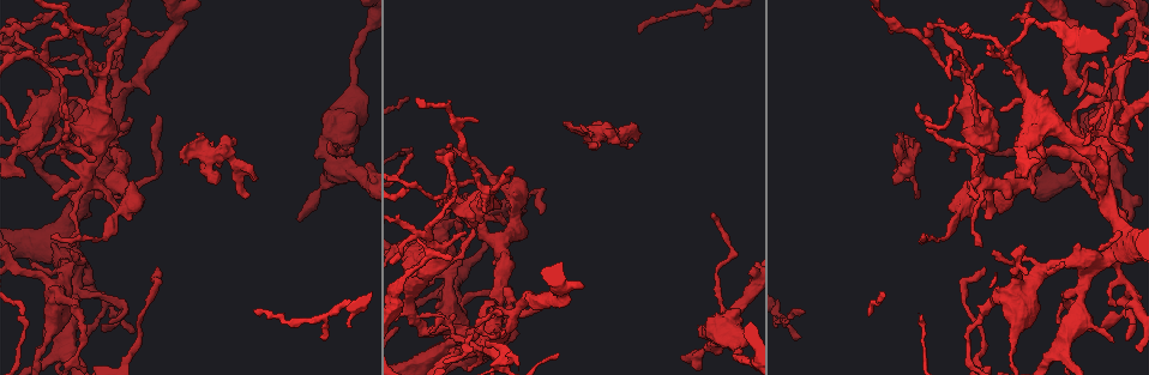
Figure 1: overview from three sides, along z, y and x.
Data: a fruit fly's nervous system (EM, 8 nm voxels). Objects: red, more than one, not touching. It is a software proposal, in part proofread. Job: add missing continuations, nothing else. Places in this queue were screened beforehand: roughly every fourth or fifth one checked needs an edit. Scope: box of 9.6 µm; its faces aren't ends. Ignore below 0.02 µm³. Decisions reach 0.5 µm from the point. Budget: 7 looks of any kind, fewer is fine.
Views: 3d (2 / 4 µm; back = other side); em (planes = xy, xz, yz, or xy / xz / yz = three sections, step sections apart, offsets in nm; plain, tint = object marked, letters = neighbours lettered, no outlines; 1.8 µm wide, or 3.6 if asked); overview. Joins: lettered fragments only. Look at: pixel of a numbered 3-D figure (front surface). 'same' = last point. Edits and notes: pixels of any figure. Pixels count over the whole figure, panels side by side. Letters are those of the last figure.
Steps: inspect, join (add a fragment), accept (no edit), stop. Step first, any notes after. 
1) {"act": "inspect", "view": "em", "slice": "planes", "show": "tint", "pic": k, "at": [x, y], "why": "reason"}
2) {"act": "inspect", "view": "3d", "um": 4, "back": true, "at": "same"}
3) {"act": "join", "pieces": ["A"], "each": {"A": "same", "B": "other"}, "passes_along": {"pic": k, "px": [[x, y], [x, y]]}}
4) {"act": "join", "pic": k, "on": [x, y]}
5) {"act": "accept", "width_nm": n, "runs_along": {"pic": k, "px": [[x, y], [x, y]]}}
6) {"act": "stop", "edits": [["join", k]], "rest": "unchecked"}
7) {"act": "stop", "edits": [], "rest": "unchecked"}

{"act": "inspect", "view": "3d", "um": 4, "back": true, "pic": 1, "at": [1130, 222], "why": "branch stops here"}

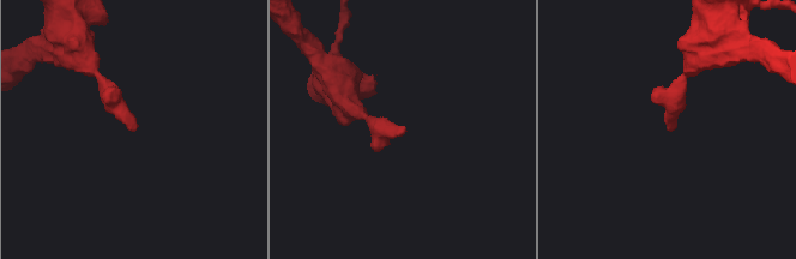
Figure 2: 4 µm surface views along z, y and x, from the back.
{"act": "inspect", "view": "em", "slice": "planes", "show": "tint", "pic": 2, "at": [135, 130]}

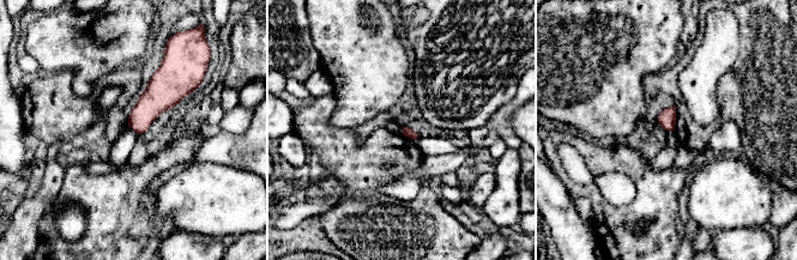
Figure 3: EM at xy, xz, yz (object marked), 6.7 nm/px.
{"act": "inspect", "view": "em", "slice": "planes", "show": "letters", "at": "same"}

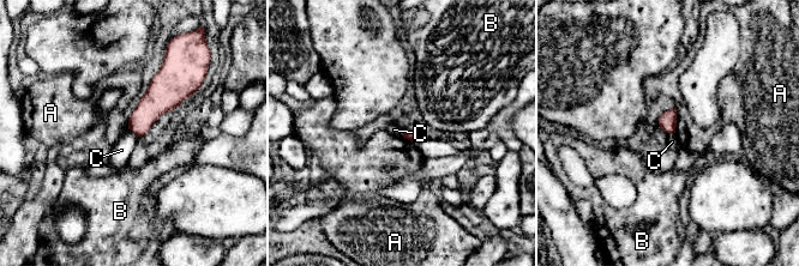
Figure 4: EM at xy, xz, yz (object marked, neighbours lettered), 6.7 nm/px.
{"act": "accept", "each": {"A": "other", "B": "other", "C": "other"}, "border": {"pic": 4, "px": [[127, 128], [137, 137]]}, "found": "none of them fits"}

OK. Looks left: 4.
{"act": "inspect", "view": "3d", "um": 2, "pic": 1, "at": [798, 335], "why": "tapers out"}

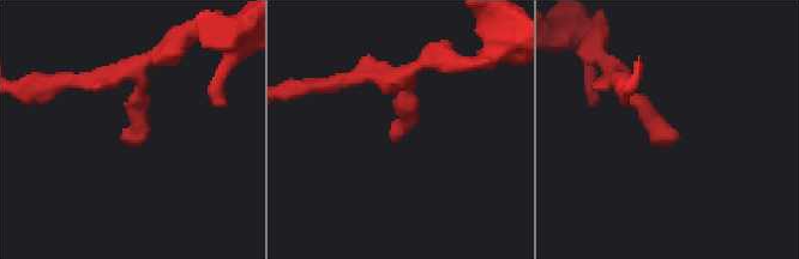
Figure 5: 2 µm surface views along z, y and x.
{"act": "inspect", "view": "em", "um": 3.6, "slice": "planes", "show": "plain", "pic": 5, "at": [676, 131]}

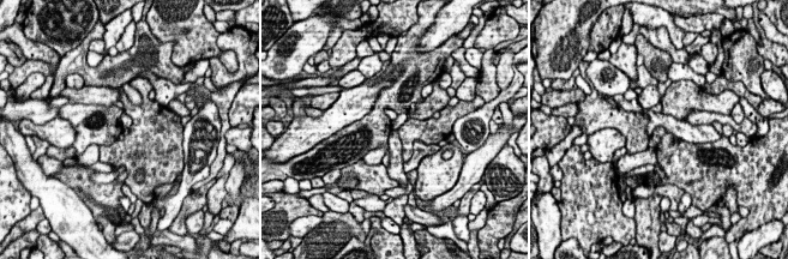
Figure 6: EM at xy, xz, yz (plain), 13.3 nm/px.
{"act": "inspect", "view": "em", "um": 3.6, "slice": "planes", "show": "letters", "at": "same"}

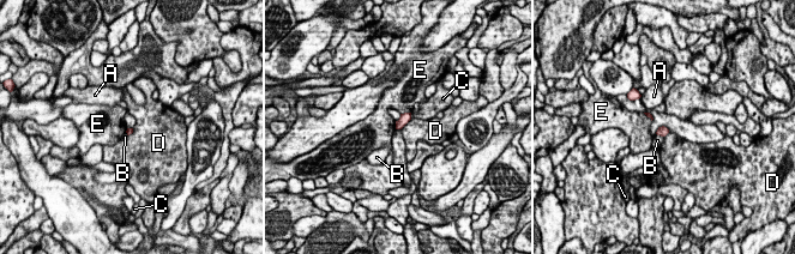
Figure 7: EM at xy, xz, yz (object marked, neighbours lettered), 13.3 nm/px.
{"act": "accept", "width_nm": 90, "each": {"A": "other", "B": "other", "C": "other", "D": "other", "E": "other"}, "border": {"pic": 7, "px": [[411, 119], [401, 129]]}, "found": "no lettered fragment goes on from it"}

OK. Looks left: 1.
{"act": "inspect", "view": "em", "slice": "planes", "show": "letters", "pic": 1, "at": [156, 266], "why": "branch stops here"}

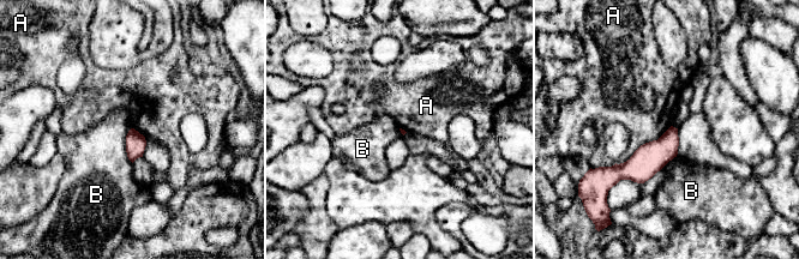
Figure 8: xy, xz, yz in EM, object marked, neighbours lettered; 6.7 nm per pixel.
{"act": "accept", "longest_contact_nm": ["A", 400], "each": {"A": "other", "B": "other"}, "border": {"pic": 8, "px": [[130, 128], [126, 156], [132, 162]]}, "found": "no lettered fragment goes on from it"}

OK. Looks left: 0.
{"act": "stop", "edits": [], "rest": "unchecked"}

